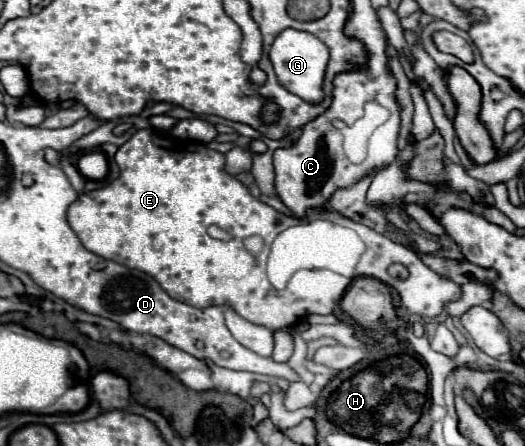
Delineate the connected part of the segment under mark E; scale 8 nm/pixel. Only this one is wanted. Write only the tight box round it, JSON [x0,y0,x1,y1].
[68,129,352,329]

